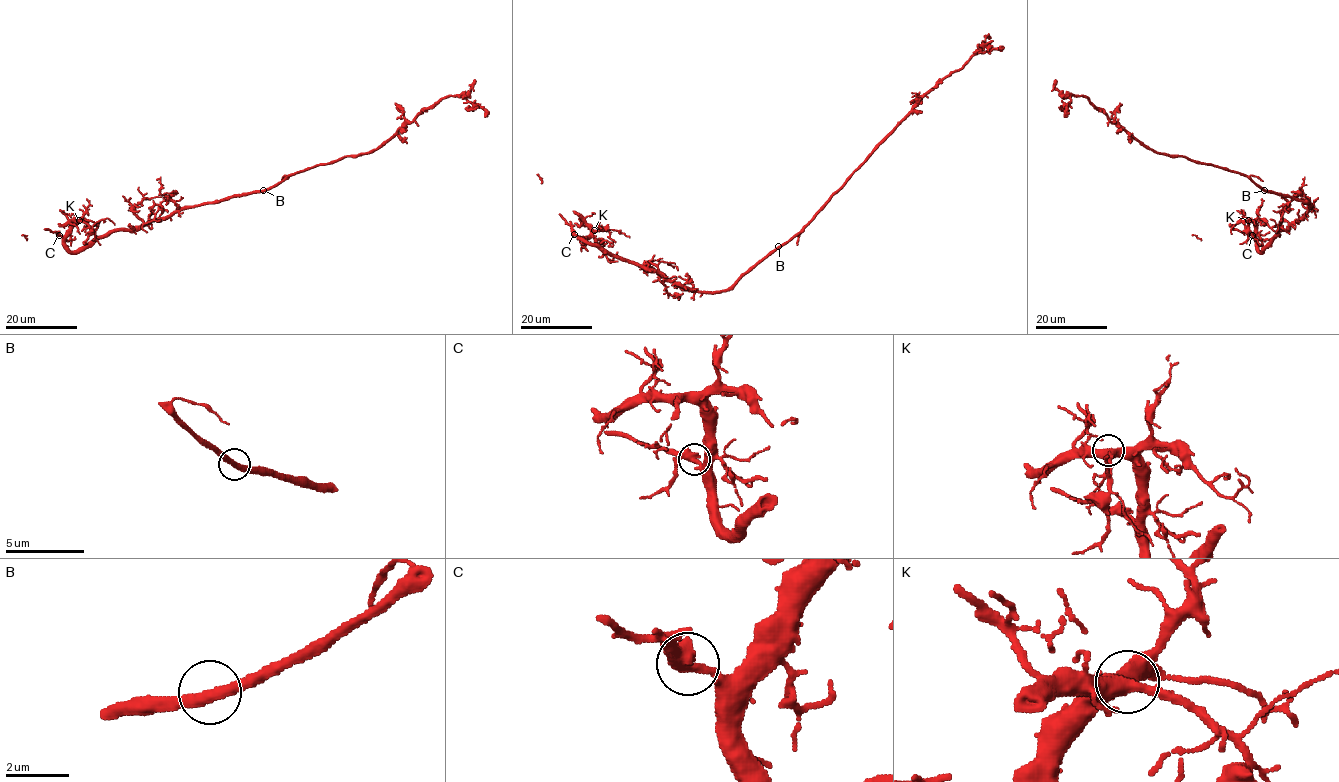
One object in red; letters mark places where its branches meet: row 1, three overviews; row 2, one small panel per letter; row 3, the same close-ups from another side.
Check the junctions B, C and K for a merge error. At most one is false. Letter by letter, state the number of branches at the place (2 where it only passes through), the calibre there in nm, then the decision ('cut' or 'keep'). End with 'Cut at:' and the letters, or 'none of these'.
B: branches 2; calibre 340 nm; keep
C: branches 2; calibre 480 nm; cut
K: branches 3; calibre 400 nm; keep
Cut at: C

